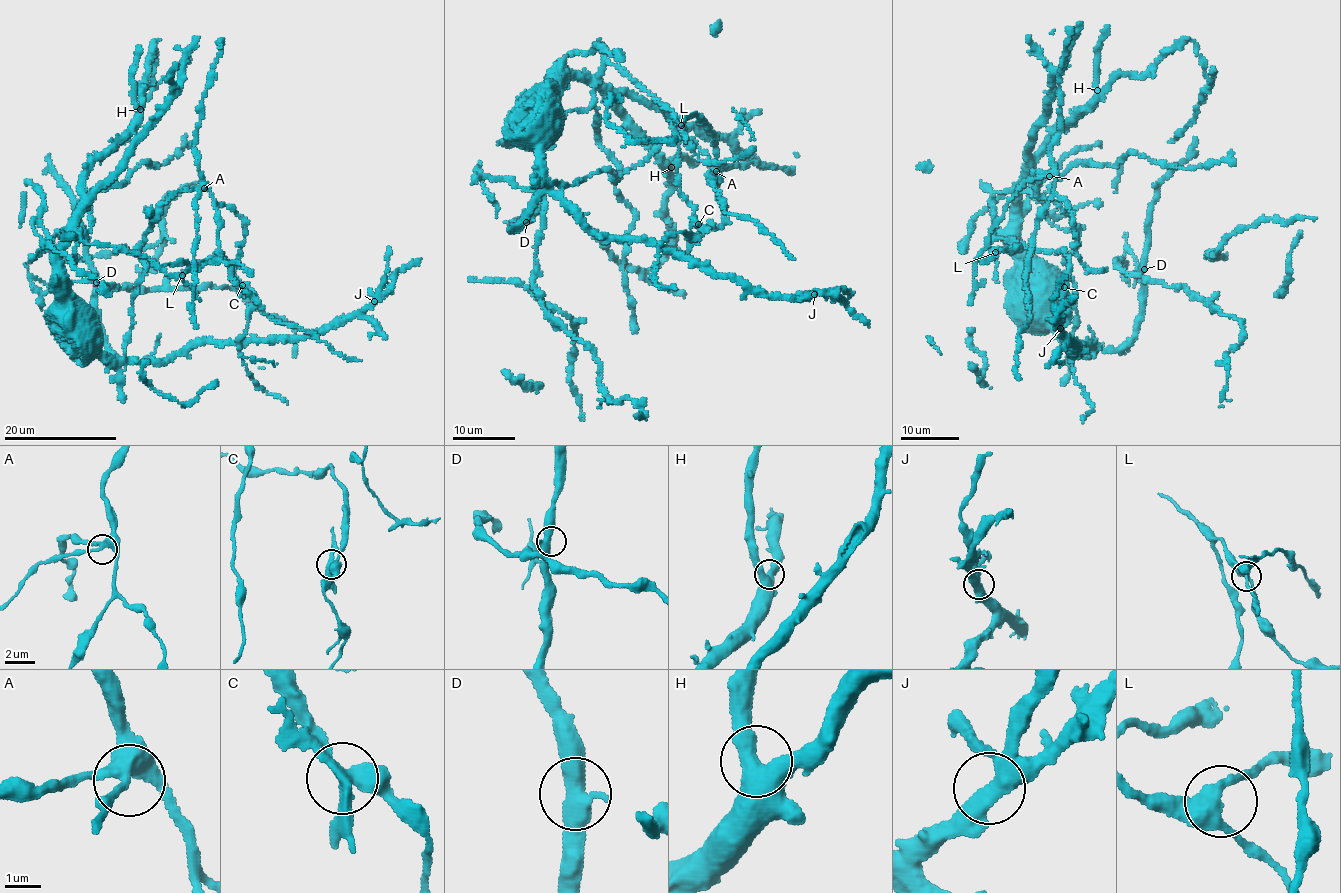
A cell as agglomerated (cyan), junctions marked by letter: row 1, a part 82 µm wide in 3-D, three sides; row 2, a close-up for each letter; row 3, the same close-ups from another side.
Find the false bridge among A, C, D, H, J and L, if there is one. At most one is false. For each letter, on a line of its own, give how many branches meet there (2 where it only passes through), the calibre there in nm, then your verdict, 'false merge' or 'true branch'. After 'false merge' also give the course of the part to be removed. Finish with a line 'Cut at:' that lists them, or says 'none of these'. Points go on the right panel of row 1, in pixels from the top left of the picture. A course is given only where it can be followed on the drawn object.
A: branches 3; calibre 340 nm; true branch
C: branches 3; calibre 380 nm; false merge; course (1064, 287), (1065, 272)
D: branches 3; calibre 400 nm; true branch
H: branches 3; calibre 440 nm; true branch
J: branches 3; calibre 400 nm; true branch
L: branches 3; calibre 400 nm; true branch
Cut at: C

